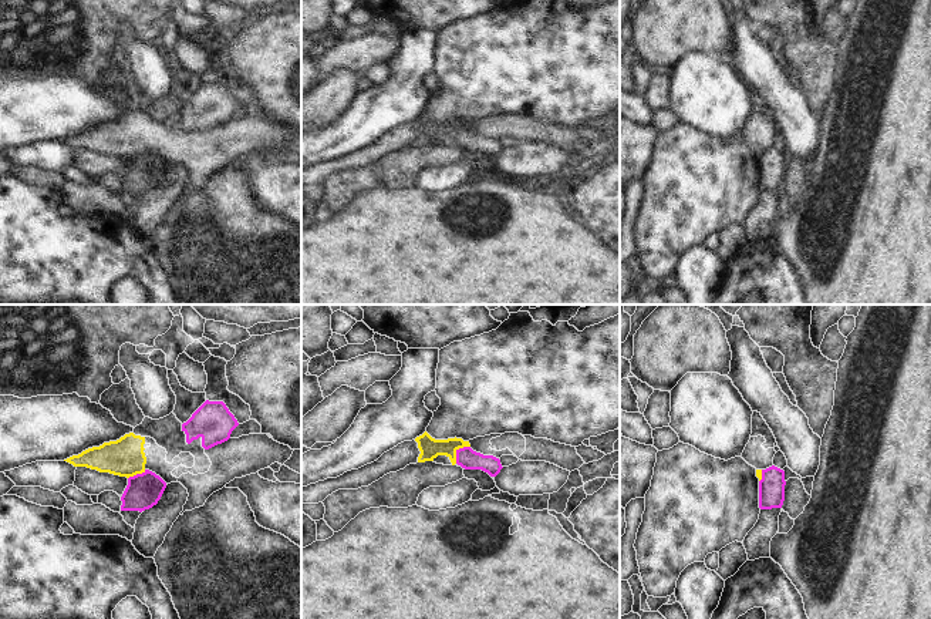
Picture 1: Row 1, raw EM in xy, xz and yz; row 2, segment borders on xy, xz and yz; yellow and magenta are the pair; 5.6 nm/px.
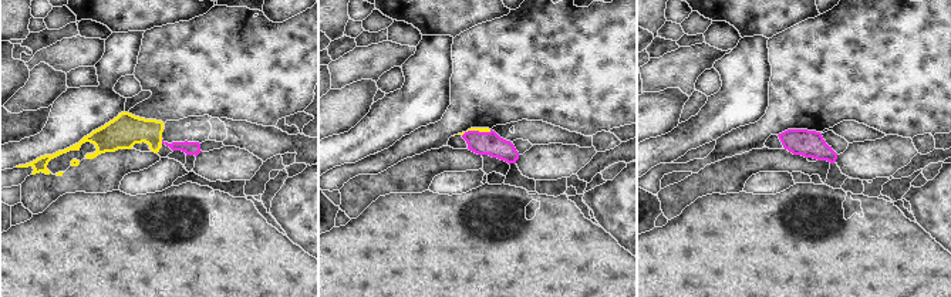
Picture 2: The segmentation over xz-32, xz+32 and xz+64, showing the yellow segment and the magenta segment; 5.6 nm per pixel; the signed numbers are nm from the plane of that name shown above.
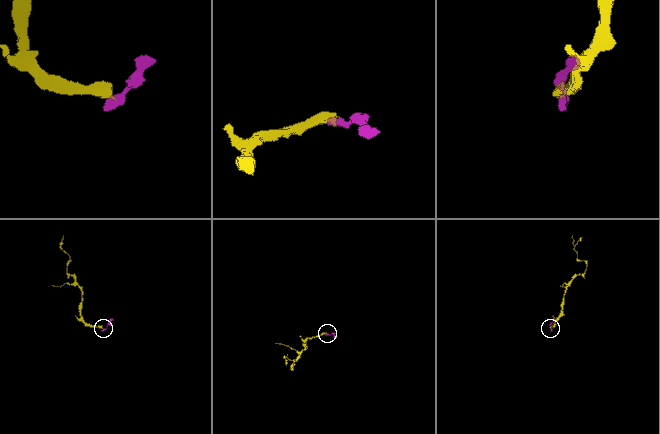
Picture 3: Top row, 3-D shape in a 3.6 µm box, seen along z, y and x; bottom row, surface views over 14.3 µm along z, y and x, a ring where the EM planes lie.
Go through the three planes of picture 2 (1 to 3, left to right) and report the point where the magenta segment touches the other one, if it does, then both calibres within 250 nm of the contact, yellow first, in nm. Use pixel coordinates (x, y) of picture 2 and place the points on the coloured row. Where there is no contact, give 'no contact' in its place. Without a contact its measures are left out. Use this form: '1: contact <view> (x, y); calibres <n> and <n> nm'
1: contact xz-32 (161, 141); calibres 190 and 80 nm
2: contact xz+32 (476, 130); calibres 30 and 130 nm
3: no contact

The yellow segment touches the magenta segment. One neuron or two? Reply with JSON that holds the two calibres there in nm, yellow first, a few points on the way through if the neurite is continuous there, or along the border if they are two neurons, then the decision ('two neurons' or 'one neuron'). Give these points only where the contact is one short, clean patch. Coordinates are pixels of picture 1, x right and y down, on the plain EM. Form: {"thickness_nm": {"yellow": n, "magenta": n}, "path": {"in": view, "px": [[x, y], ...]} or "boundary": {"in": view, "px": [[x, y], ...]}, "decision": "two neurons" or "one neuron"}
{"thickness_nm": {"yellow": 120, "magenta": 120}, "boundary": {"in": "xz", "px": [[469, 127], [464, 127], [456, 133], [455, 144]]}, "decision": "two neurons"}

